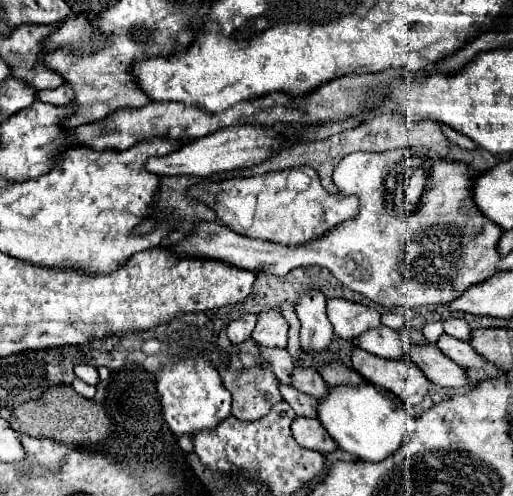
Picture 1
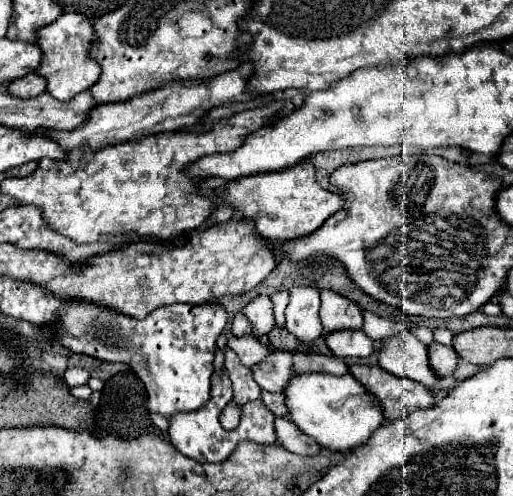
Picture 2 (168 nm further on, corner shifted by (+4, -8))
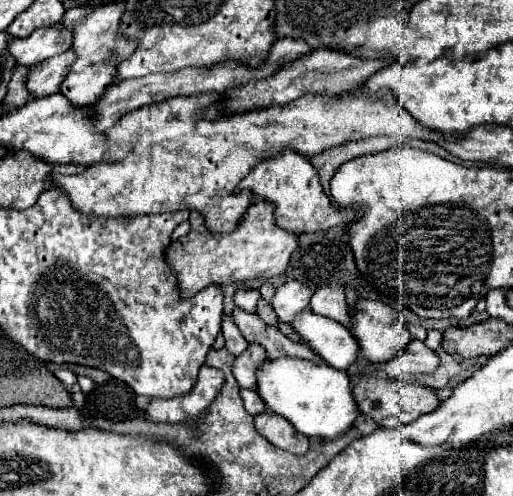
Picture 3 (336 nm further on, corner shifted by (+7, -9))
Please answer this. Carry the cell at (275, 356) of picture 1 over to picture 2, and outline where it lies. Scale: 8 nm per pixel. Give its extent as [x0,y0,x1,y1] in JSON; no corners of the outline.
[228,336,270,368]

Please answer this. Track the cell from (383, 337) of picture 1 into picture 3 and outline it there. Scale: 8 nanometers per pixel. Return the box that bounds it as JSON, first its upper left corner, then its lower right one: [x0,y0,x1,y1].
[291,309,359,371]

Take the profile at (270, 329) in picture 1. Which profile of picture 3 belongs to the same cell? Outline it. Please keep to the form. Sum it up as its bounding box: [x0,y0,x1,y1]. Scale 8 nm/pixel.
[233,289,259,313]

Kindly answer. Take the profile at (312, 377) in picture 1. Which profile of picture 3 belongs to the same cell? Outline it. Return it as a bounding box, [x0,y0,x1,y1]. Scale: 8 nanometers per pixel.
[233,343,265,389]

